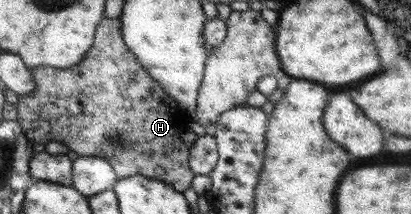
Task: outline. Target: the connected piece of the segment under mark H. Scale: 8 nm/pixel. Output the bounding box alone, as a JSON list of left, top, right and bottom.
[16,17,194,193]

